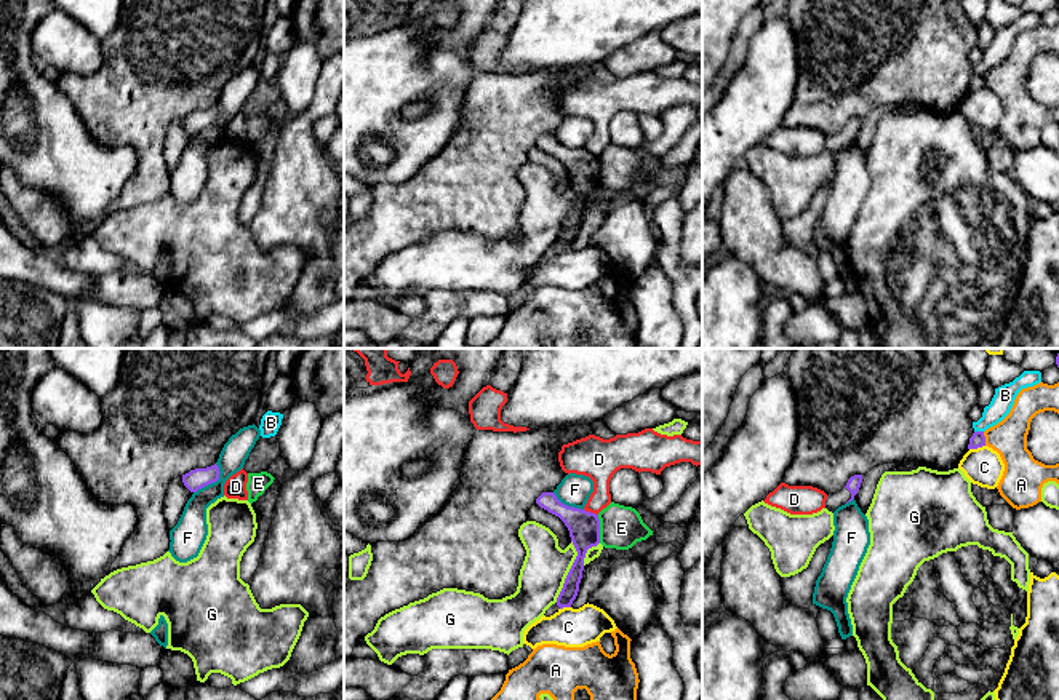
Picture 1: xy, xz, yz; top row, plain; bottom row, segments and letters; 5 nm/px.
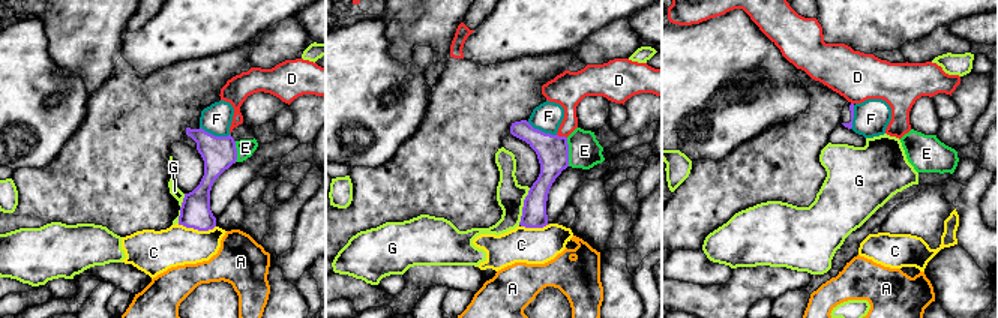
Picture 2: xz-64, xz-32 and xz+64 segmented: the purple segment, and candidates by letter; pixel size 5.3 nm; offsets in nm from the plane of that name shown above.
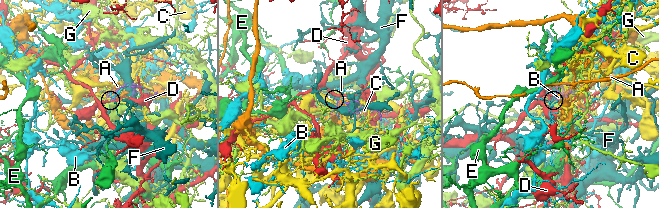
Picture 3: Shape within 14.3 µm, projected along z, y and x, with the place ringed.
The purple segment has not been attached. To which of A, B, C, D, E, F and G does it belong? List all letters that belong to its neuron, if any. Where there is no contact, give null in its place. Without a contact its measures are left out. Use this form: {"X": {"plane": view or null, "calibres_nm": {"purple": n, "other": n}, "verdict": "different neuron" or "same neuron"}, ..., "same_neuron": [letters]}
{"A": {"plane": "yz", "calibres_nm": {"purple": 80, "other": 180}, "verdict": "different neuron"}, "B": {"plane": "yz", "calibres_nm": {"purple": 80, "other": 110}, "verdict": "different neuron"}, "C": {"plane": "yz", "calibres_nm": {"purple": 80, "other": 190}, "verdict": "different neuron"}, "D": {"plane": "xz", "calibres_nm": {"purple": 160, "other": 170}, "verdict": "different neuron"}, "E": {"plane": "xz", "calibres_nm": {"purple": 160, "other": 220}, "verdict": "different neuron"}, "F": {"plane": "xy", "calibres_nm": {"purple": 100, "other": 150}, "verdict": "different neuron"}, "G": {"plane": "xz", "calibres_nm": {"purple": 160, "other": 220}, "verdict": "different neuron"}, "same_neuron": []}

